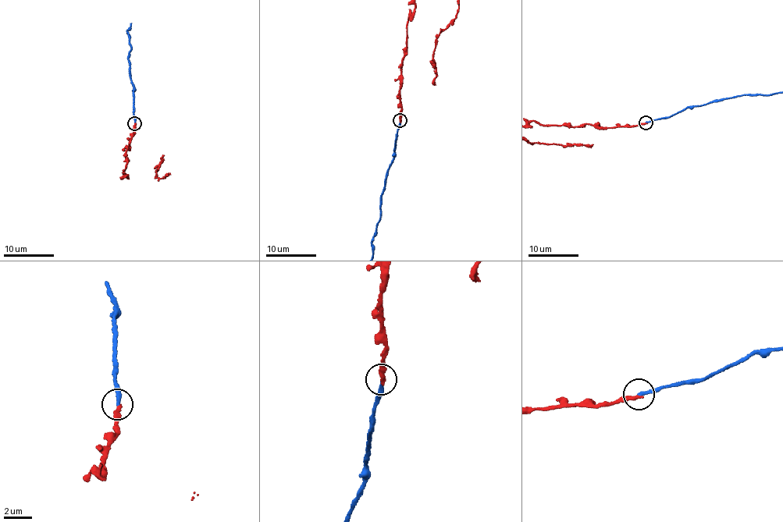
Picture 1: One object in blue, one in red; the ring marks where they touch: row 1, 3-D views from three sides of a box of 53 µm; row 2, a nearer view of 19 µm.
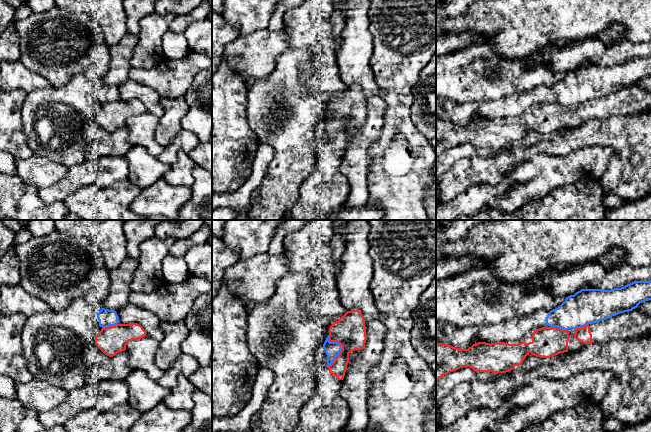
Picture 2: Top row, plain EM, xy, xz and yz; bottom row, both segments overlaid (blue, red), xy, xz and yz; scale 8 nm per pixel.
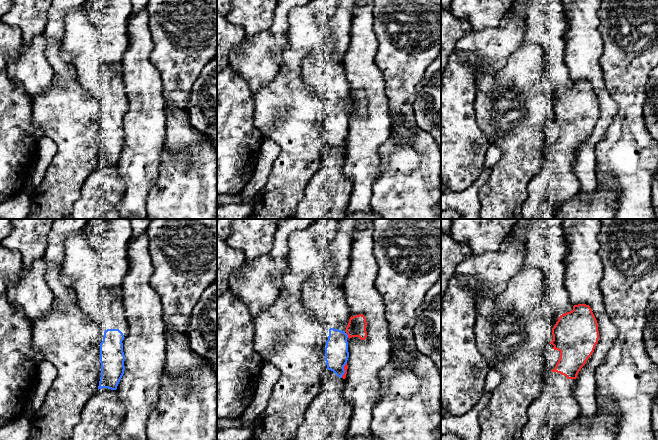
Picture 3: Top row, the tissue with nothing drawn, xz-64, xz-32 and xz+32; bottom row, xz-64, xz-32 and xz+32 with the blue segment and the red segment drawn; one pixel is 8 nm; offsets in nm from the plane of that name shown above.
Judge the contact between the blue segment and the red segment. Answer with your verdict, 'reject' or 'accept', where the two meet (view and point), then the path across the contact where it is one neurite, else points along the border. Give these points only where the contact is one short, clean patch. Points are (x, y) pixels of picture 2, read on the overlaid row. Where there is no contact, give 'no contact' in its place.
reject; contact xz (341, 348)

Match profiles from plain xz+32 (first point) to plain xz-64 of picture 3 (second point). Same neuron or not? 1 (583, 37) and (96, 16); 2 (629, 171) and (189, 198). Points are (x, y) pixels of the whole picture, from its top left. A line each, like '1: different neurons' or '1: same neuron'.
1: different neurons
2: same neuron

